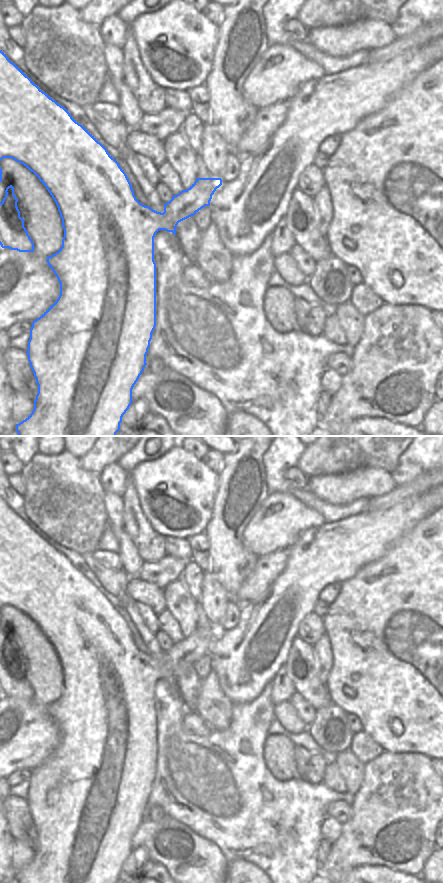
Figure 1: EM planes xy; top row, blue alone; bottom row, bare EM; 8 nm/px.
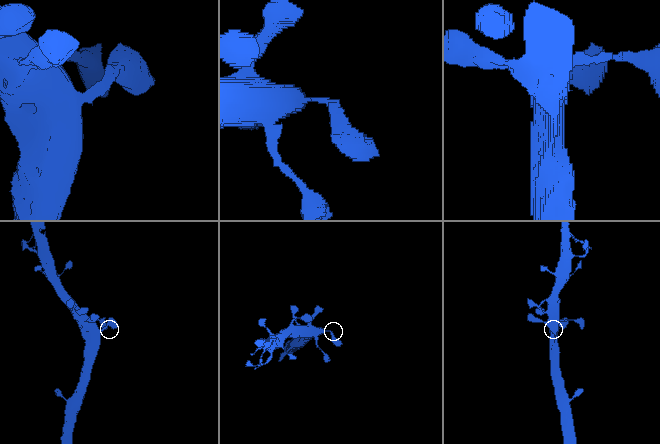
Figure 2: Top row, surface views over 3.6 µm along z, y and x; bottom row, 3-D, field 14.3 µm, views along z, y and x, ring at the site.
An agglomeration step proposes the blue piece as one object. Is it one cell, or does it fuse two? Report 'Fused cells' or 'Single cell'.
Single cell.

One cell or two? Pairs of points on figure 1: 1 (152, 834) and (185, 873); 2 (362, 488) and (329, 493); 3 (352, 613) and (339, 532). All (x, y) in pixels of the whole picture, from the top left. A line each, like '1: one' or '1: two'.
1: one
2: one
3: two

